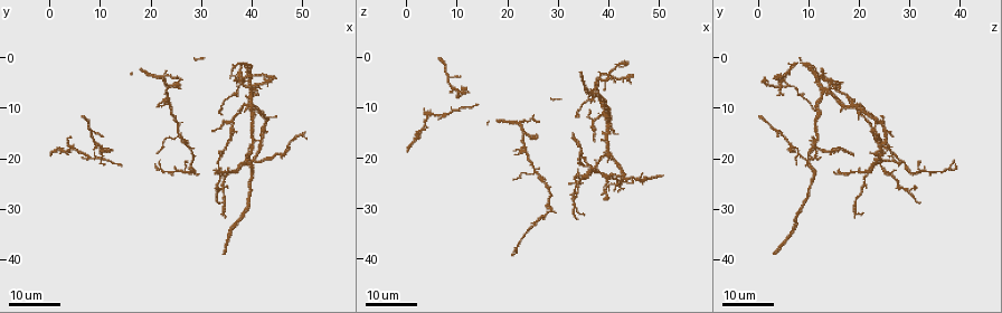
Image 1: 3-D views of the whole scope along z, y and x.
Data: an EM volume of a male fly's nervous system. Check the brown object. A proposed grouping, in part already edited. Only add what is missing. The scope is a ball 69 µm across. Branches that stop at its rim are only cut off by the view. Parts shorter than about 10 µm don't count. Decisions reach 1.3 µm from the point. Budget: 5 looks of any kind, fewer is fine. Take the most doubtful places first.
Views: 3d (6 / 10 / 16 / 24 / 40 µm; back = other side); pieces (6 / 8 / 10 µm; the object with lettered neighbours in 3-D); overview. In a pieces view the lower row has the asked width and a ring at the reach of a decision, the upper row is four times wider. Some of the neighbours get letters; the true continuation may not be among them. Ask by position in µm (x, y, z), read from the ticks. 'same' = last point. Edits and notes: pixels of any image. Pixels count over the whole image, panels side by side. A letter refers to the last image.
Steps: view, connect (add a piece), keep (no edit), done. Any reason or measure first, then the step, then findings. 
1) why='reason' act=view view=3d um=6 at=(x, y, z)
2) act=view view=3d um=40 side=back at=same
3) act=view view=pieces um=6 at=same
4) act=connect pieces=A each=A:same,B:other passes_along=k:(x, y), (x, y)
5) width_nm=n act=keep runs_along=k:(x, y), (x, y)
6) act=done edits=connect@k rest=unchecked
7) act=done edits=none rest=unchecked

act=view view=3d um=24 at=(34.5, 38.5, 3.5)

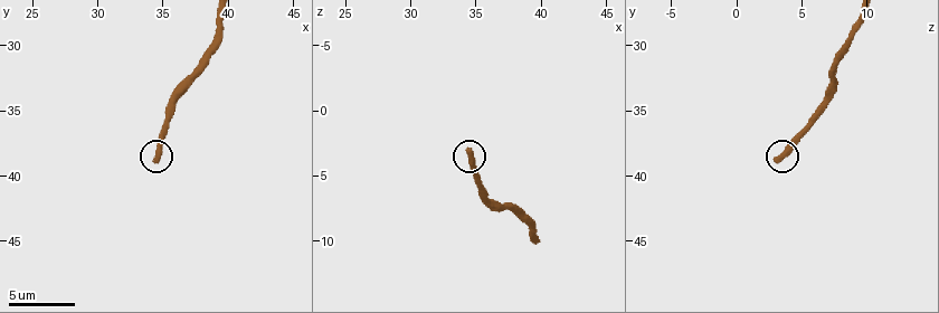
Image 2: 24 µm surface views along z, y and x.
act=view view=3d um=10 at=(34.6, 38.8, 3.2)

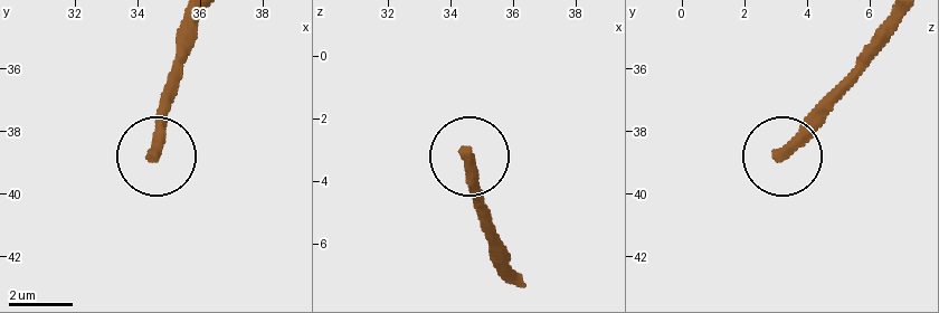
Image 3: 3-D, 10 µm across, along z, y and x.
why='what lies round it' act=view view=pieces um=8 at=(34.5, 38.8, 3.1)

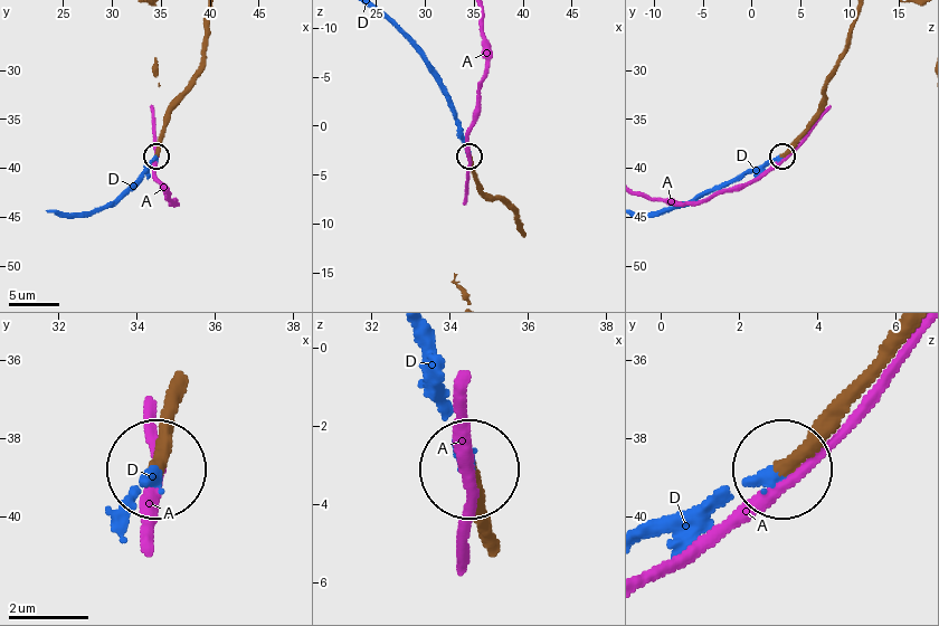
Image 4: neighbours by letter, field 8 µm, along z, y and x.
act=connect pieces=D each=A:other,D:same passes_along=4:(183, 394), (167, 454), (133, 493) found='it goes on there'

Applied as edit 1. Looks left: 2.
why='tapers out' act=view view=3d um=24 at=(34.0, 28.5, 32.5)

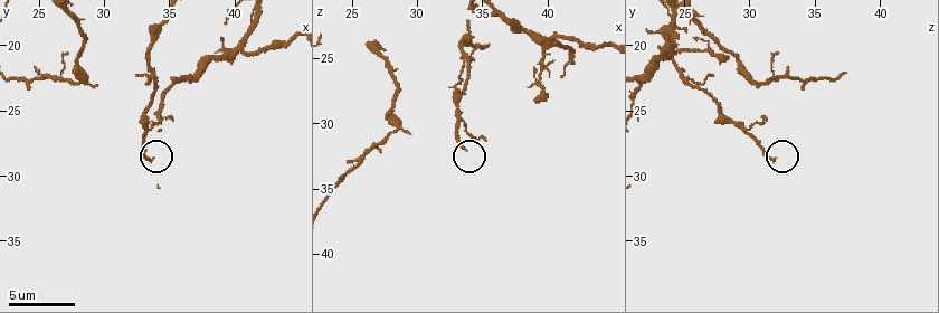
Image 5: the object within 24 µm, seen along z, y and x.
act=view view=pieces um=6 at=(33.6, 28.6, 31.8)

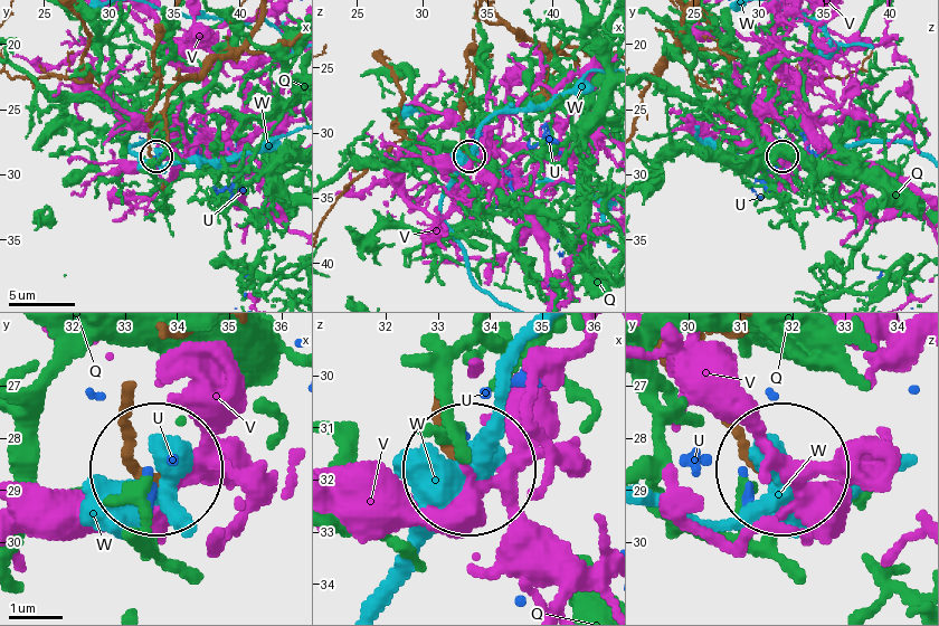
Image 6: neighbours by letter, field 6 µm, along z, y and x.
act=keep each=Q:other,U:other,V:other,W:other runs_along=6:(133, 419), (138, 459), (155, 473) found='none of them fits'

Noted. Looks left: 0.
act=done edits=connect@4 rest=unchecked

